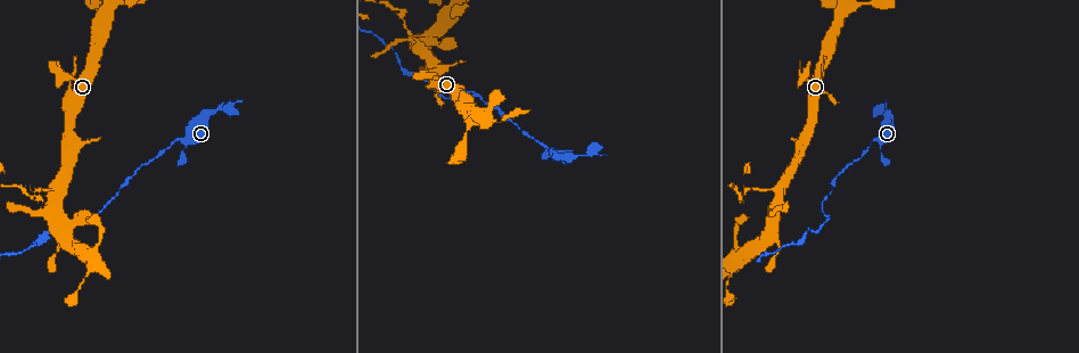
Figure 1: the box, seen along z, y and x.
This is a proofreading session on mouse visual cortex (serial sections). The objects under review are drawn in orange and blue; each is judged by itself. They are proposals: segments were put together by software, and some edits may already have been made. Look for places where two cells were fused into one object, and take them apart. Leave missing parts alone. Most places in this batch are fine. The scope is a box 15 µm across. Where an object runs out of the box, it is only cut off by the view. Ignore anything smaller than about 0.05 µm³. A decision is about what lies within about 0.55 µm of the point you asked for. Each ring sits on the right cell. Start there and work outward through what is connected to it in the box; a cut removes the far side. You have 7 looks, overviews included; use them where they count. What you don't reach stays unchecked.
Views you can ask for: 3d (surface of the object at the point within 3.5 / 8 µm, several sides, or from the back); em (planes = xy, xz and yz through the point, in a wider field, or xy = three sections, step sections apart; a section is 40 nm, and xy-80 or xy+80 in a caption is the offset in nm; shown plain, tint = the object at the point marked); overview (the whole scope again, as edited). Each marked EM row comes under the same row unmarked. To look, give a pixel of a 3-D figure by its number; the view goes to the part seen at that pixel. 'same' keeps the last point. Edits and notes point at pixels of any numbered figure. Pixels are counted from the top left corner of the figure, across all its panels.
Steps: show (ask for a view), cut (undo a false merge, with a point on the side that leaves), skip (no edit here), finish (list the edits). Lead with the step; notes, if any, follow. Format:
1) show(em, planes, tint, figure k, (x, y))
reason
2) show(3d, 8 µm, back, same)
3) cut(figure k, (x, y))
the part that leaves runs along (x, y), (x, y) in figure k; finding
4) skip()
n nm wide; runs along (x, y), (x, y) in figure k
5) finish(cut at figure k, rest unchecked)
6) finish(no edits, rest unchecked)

show(3d, 8 µm, figure 1, (419, 46))
thin arm on a thick one

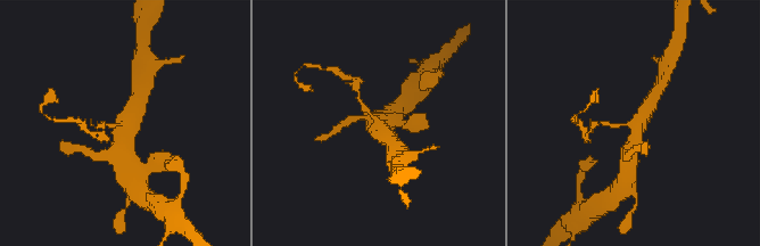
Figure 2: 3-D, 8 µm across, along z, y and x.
show(3d, 3.5 µm, figure 2, (381, 131))

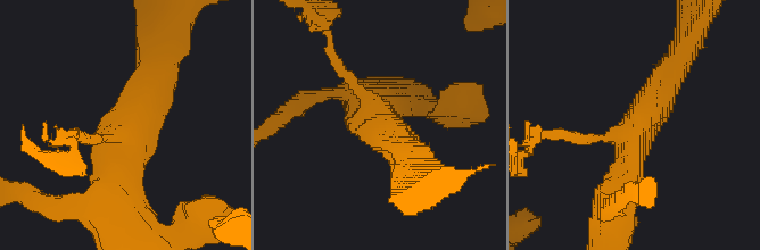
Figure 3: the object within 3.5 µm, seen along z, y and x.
skip()
3 arms; arms of 150, 450, 500 nm; runs along (668, 77), (630, 136), (610, 207) in figure 3; continuous, no second cell

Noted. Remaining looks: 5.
show(3d, 3.5 µm, figure 1, (28, 193))
abrupt turn

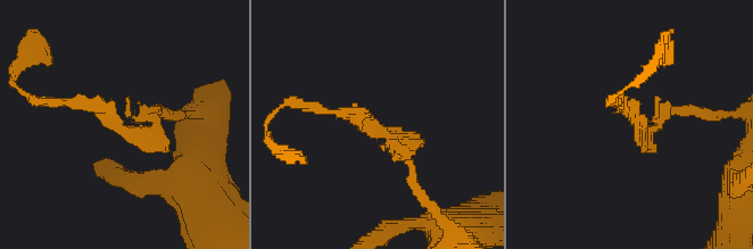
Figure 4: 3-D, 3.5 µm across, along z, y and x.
show(em, xy, step 1, tint, figure 4, (378, 128))
arms of 100, 150 nm; shape alone is not enough

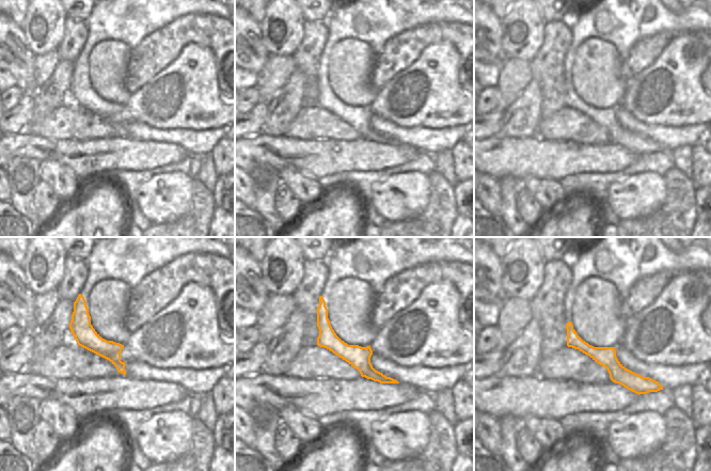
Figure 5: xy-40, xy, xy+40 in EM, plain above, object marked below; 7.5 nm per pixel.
show(em, xy, step 3, tint, same)

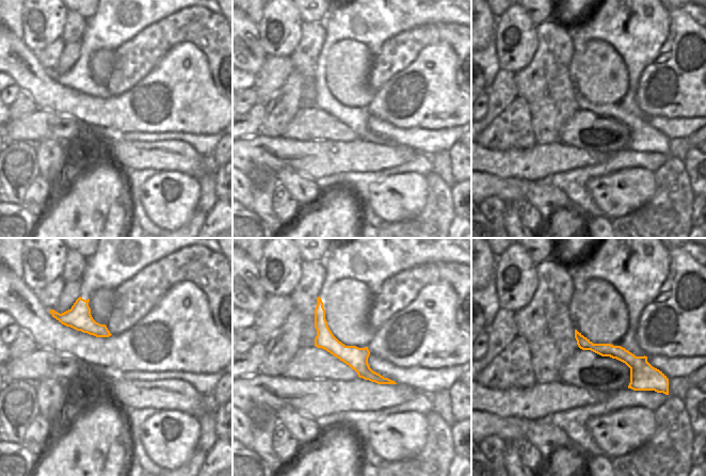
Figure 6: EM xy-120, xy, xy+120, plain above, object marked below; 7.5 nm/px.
skip()
160 nm wide; runs along (319, 302), (323, 333), (387, 381) in figure 6; continuous, no second cell

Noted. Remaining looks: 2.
finish(no edits, rest unchecked)

